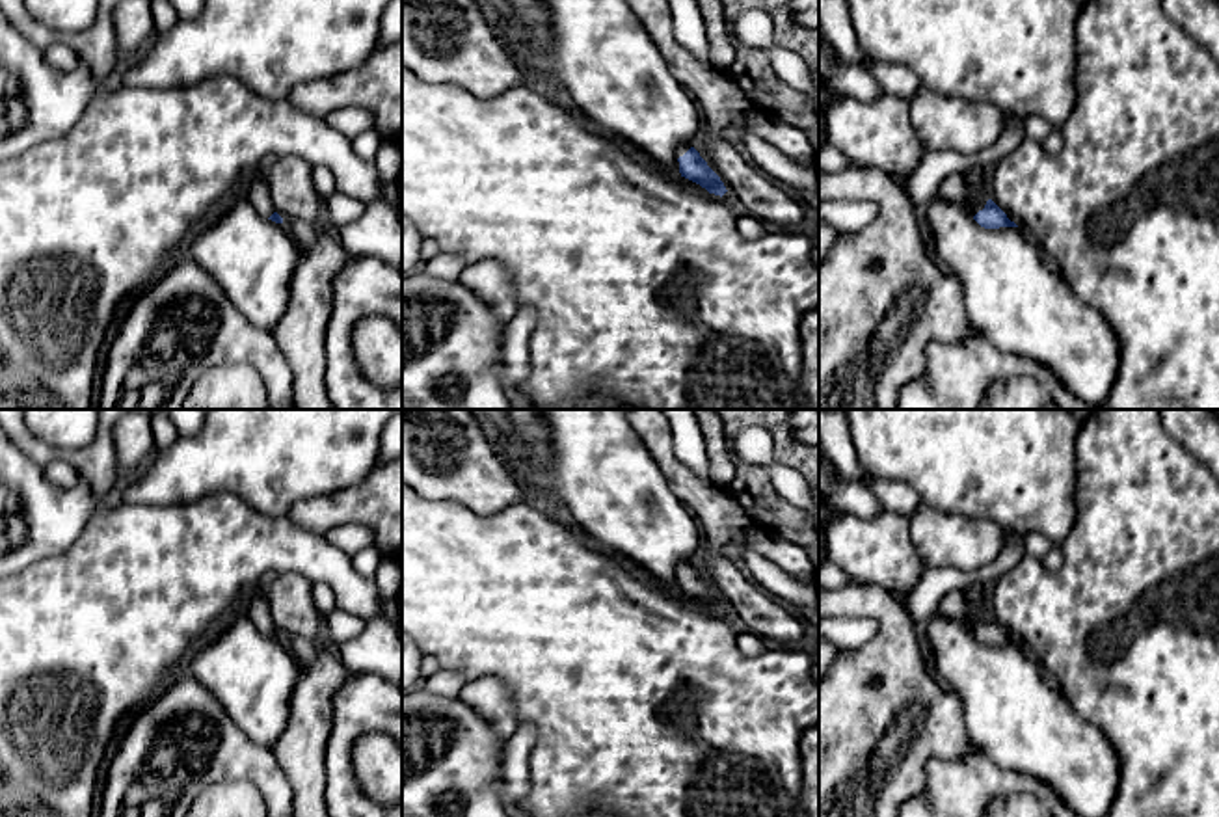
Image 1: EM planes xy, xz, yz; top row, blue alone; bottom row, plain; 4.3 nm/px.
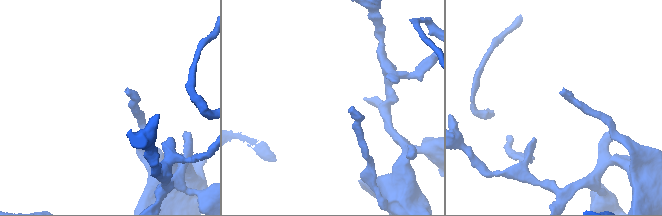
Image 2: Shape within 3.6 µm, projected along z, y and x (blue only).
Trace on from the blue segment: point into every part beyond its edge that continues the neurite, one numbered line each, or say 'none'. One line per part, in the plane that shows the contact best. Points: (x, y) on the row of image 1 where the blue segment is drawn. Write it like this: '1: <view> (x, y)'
1: yz (953, 188)

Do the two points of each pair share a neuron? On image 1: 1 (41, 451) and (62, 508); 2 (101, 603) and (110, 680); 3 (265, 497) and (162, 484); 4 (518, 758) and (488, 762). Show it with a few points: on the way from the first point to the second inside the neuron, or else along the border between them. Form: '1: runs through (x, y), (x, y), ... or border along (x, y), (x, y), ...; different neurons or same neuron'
1: border along (19, 447), (41, 466); different neurons
2: runs through (101, 622), (101, 661); same neuron
3: runs through (239, 473), (188, 473); same neuron
4: border along (505, 741), (503, 797); different neurons

